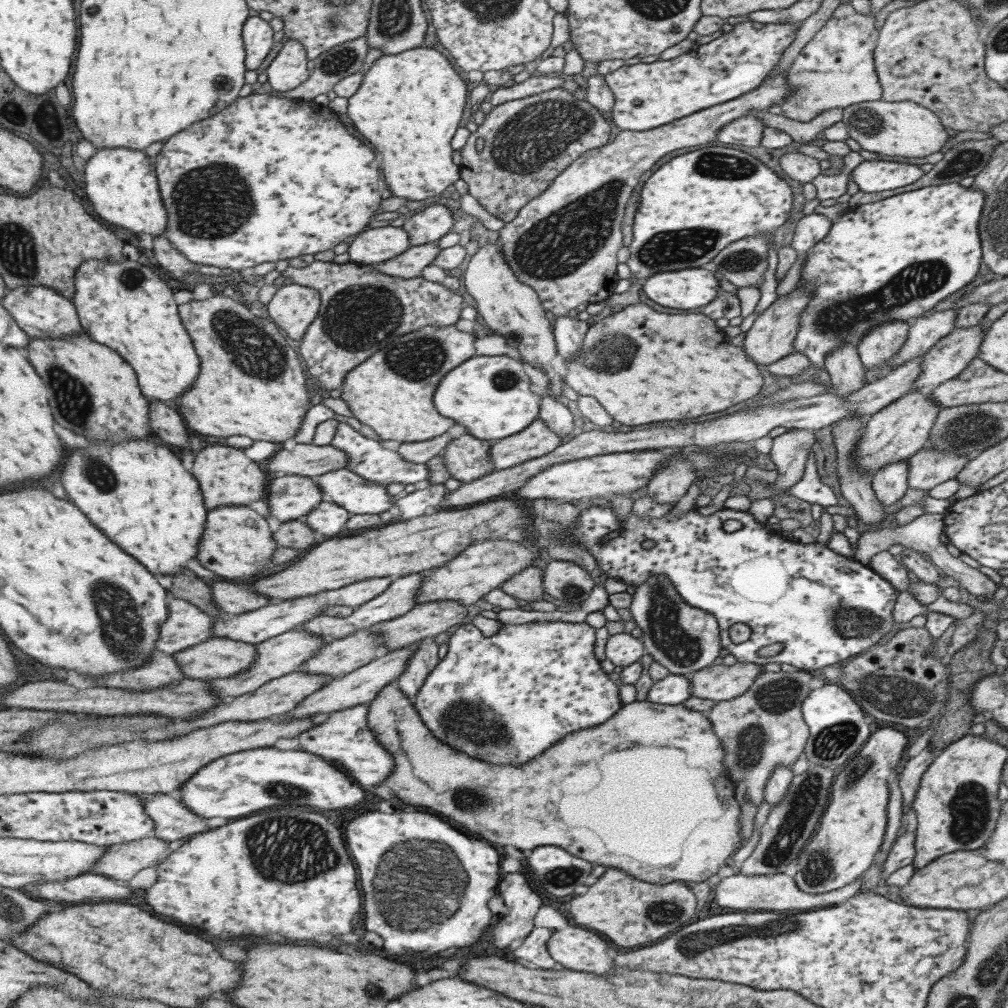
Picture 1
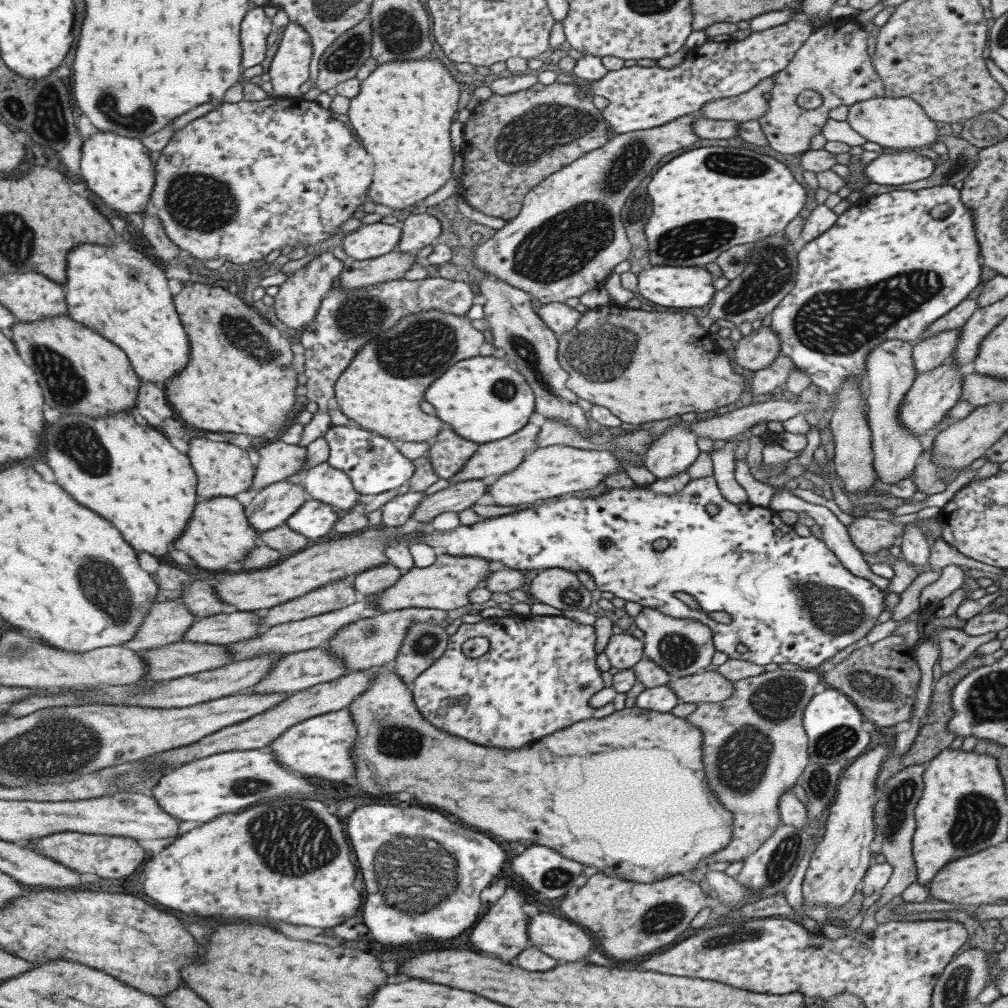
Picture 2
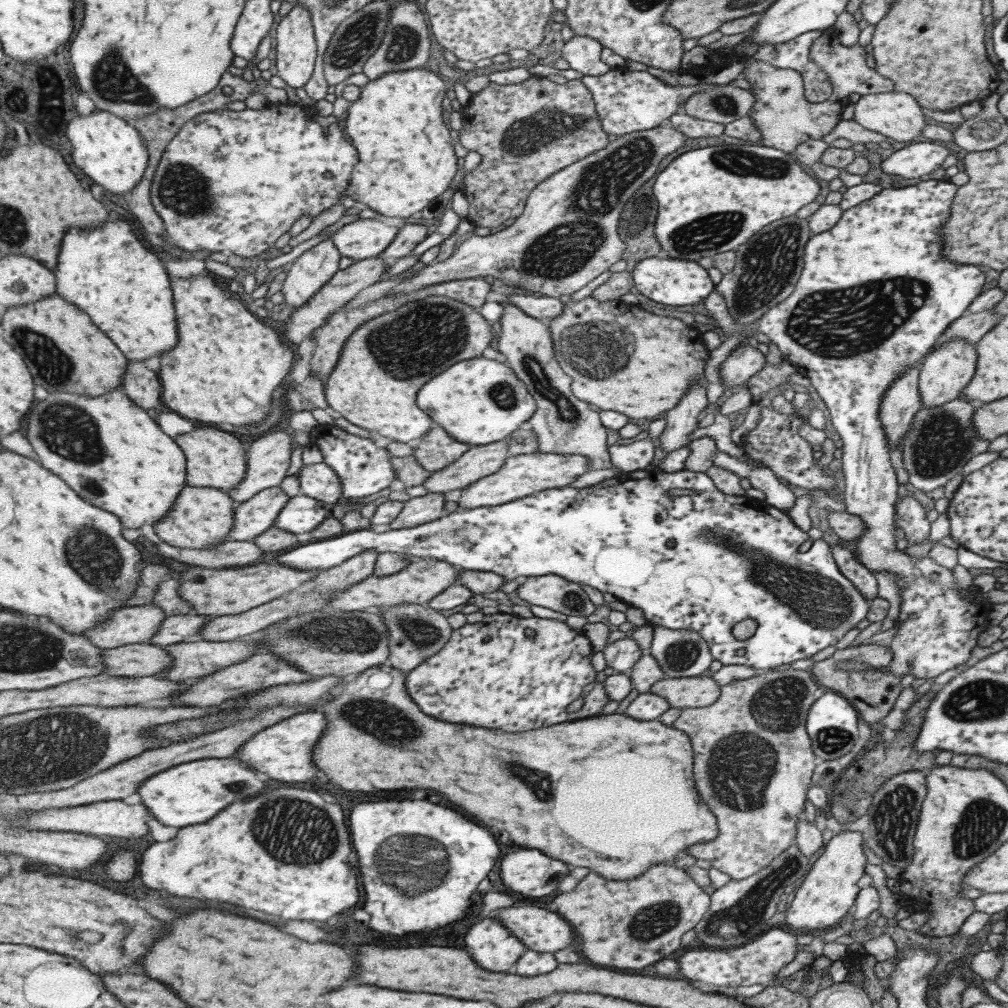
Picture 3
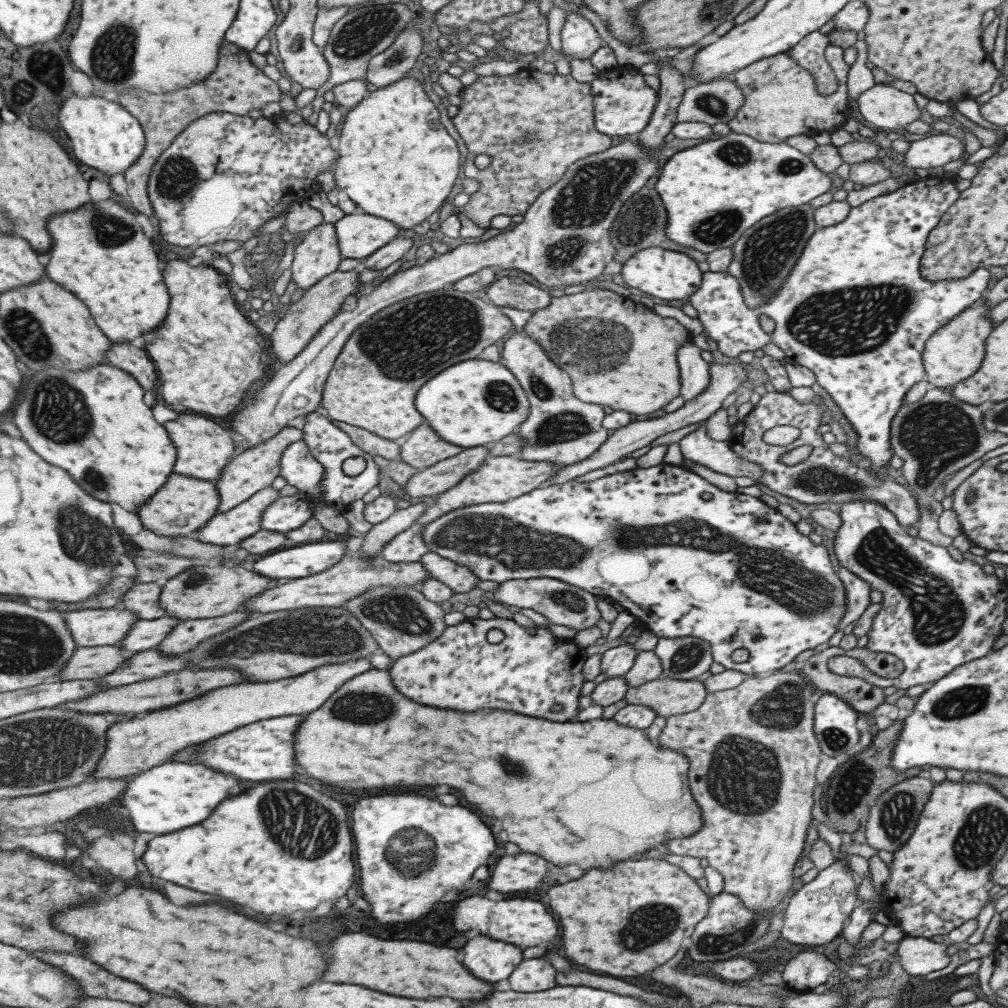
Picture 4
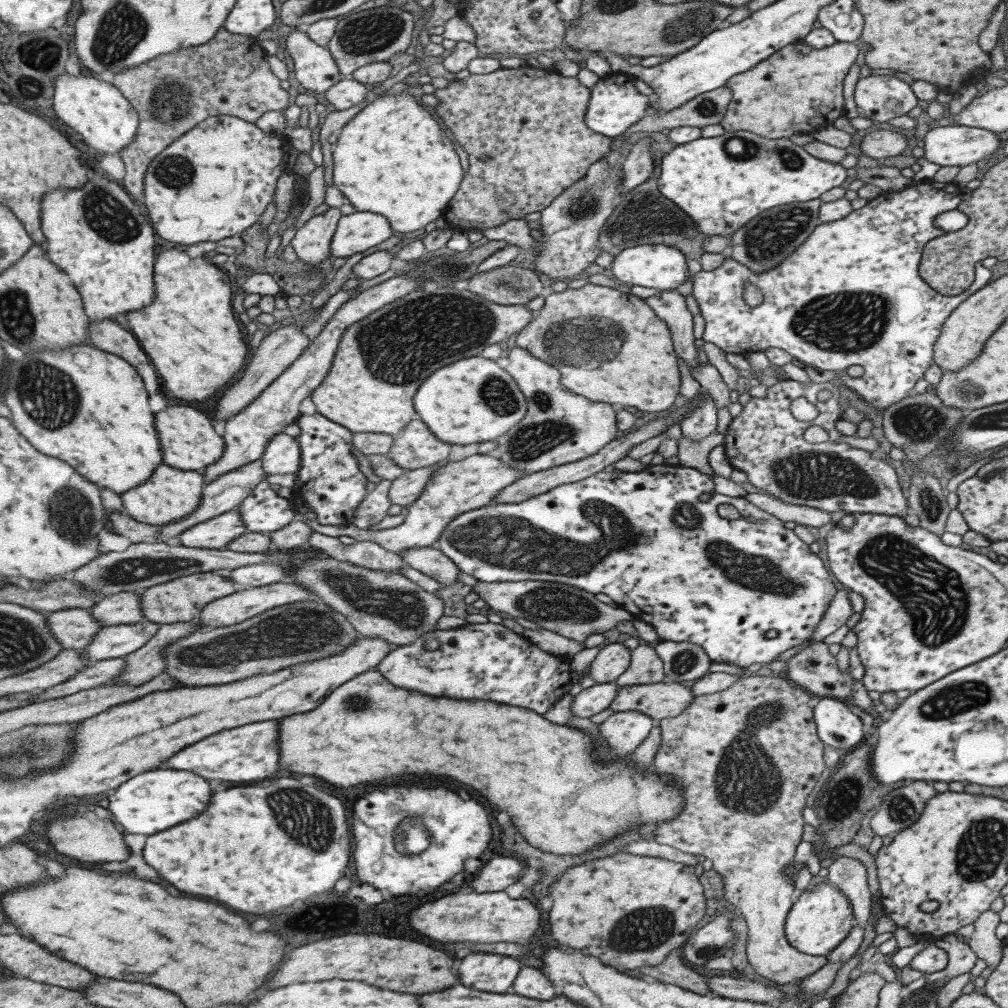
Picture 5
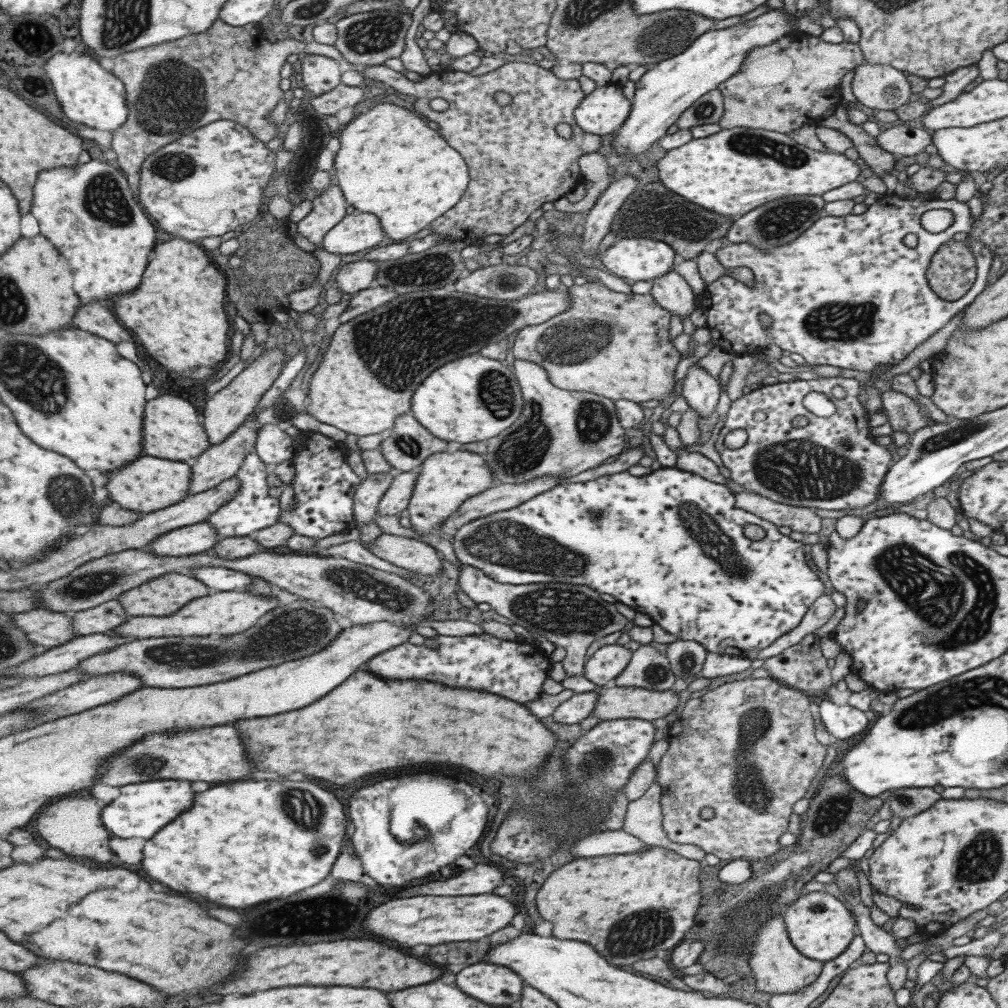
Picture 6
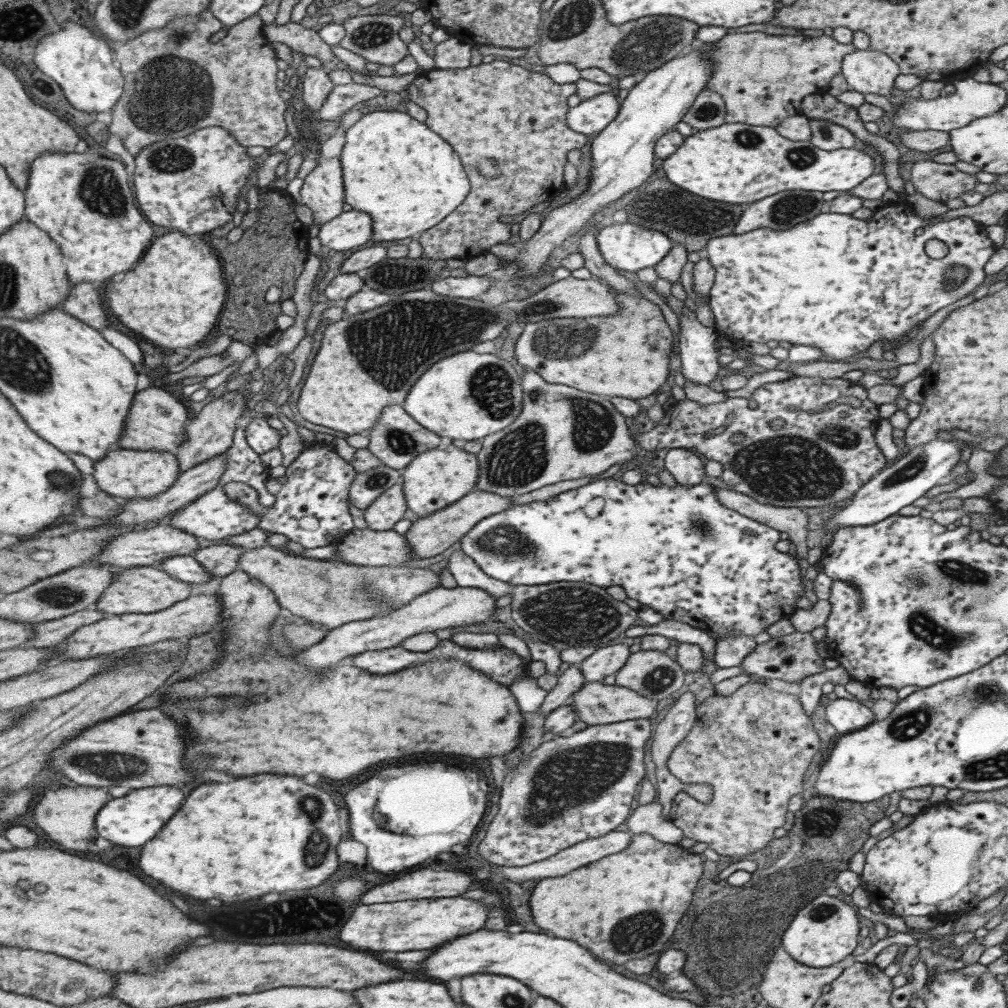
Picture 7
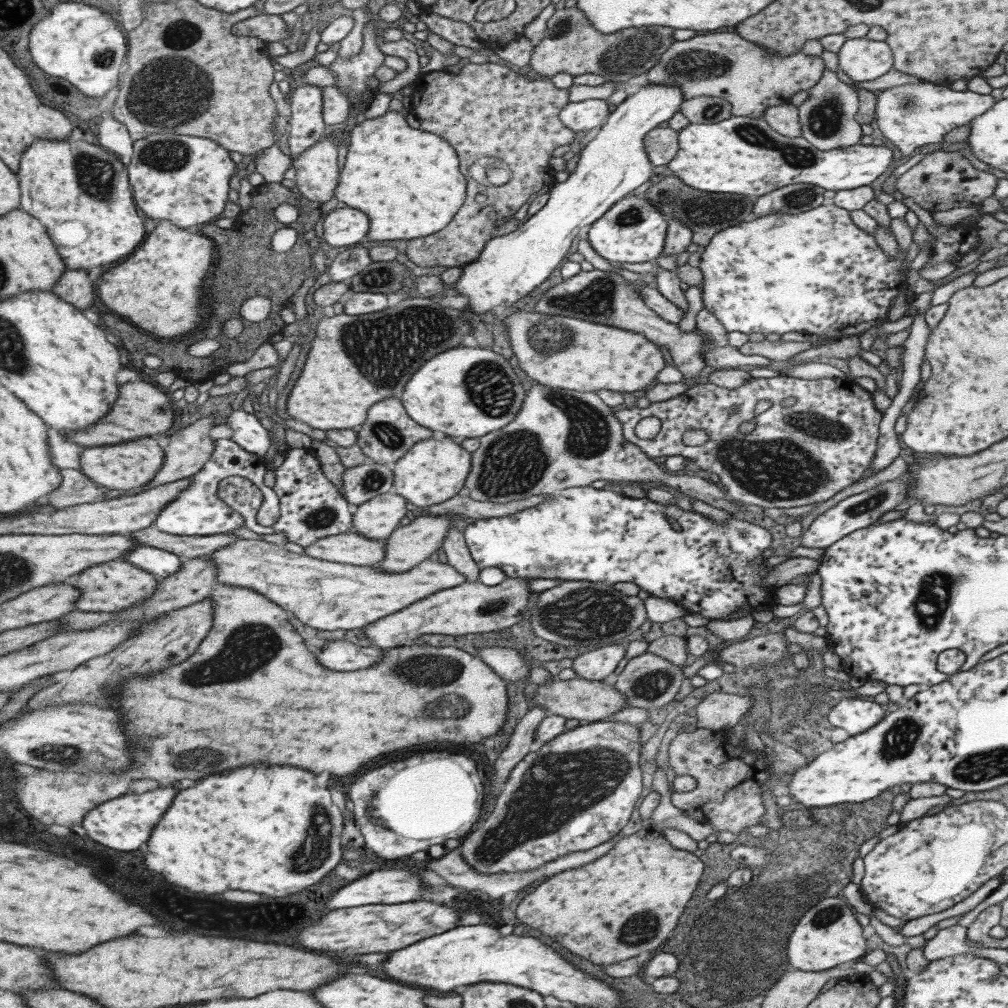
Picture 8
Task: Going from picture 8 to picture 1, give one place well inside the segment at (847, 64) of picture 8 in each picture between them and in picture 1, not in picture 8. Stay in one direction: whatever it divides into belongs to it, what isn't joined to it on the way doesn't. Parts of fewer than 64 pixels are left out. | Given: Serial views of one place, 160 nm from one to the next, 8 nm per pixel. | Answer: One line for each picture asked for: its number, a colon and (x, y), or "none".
1: (905, 129)
2: (900, 122)
3: (895, 115)
4: (885, 107)
5: (878, 97)
6: (875, 86)
7: (866, 71)

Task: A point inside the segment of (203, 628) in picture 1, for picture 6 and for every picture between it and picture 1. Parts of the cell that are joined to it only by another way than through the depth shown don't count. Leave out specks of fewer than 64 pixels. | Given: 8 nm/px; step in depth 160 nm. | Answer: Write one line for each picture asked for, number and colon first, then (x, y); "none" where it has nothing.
2: (166, 621)
3: (129, 625)
4: (91, 627)
5: (76, 628)
6: (48, 629)

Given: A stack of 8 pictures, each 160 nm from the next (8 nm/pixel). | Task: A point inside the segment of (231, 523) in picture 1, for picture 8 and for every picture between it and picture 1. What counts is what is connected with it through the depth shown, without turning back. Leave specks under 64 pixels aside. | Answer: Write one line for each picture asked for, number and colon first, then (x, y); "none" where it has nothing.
2: (219, 536)
3: (203, 517)
4: (182, 505)
5: (169, 494)
6: (146, 484)
7: (123, 473)
8: (130, 465)

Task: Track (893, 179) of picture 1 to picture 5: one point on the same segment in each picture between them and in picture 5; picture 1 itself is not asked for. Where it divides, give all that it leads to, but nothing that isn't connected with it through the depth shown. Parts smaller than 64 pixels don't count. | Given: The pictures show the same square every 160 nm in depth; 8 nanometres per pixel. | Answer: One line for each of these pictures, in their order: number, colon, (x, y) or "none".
2: (894, 169)
3: (911, 161)
4: (936, 149)
5: (953, 145)

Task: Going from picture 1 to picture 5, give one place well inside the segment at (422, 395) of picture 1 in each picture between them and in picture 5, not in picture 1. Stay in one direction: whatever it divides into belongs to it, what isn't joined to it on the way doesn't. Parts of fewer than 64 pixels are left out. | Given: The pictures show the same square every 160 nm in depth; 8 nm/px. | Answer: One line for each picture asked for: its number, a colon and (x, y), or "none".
2: (376, 391)
3: (383, 362)
4: (371, 386)
5: (410, 337)

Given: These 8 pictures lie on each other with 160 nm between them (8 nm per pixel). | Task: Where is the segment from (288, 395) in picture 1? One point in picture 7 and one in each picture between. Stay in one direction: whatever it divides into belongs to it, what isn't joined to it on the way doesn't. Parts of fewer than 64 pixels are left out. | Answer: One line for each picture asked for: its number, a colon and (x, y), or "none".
2: (239, 379)
3: (226, 364)
4: (209, 356)
5: (189, 334)
6: (176, 315)
7: (172, 297)

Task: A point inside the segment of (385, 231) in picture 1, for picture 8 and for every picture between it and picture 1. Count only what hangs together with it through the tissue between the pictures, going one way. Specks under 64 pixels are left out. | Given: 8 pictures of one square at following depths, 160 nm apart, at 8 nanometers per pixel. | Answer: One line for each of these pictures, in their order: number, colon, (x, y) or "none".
2: (368, 241)
3: (361, 239)
4: (358, 235)
5: (356, 232)
6: (355, 232)
7: (351, 229)
8: (343, 226)

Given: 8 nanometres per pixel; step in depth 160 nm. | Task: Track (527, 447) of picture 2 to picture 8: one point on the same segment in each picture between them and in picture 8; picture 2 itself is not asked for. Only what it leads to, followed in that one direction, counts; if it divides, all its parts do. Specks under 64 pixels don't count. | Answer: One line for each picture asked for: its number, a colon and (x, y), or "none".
3: (476, 462)
4: (444, 474)
5: (403, 491)
6: (395, 498)
7: (380, 515)
8: (377, 518)

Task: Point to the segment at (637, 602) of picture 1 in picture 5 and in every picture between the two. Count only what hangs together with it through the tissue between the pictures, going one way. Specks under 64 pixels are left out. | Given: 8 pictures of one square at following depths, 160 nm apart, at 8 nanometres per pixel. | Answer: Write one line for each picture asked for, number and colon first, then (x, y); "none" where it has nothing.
2: (682, 647)
3: (679, 653)
4: (683, 658)
5: (681, 661)

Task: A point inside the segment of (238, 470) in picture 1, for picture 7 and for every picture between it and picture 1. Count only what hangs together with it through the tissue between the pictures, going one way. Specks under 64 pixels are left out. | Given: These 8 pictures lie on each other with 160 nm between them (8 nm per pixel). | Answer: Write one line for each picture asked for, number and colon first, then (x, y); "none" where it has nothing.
2: (221, 469)
3: (216, 459)
4: (206, 448)
5: (188, 439)
6: (173, 430)
7: (155, 421)

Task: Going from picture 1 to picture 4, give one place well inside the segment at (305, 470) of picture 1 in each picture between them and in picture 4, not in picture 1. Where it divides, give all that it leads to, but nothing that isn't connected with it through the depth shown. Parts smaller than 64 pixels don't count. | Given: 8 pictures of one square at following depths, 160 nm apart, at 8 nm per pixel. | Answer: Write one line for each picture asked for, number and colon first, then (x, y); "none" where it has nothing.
2: (277, 460)
3: (267, 458)
4: (253, 469)

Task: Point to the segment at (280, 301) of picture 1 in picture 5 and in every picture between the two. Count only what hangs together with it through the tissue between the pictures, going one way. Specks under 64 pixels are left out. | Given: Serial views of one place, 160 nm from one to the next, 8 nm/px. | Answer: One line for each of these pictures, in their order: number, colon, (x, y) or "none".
2: (295, 304)
3: (311, 270)
4: (316, 255)
5: (311, 242)

